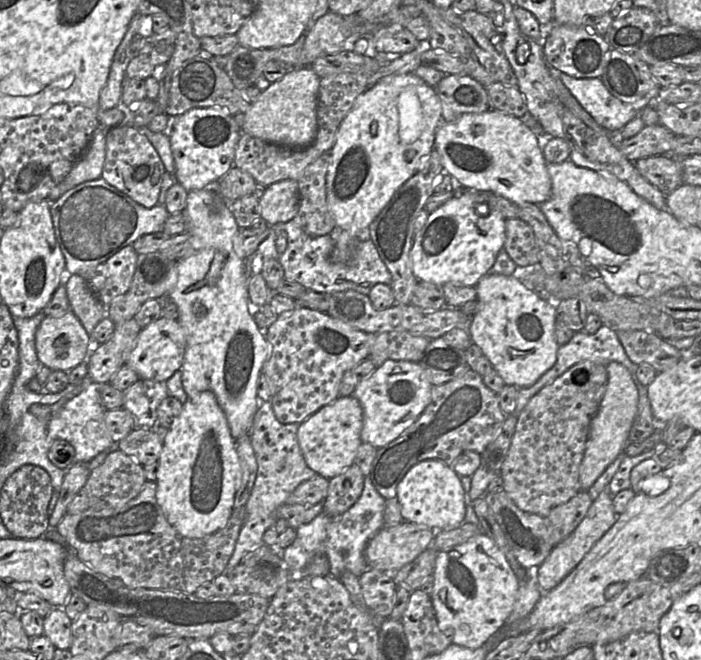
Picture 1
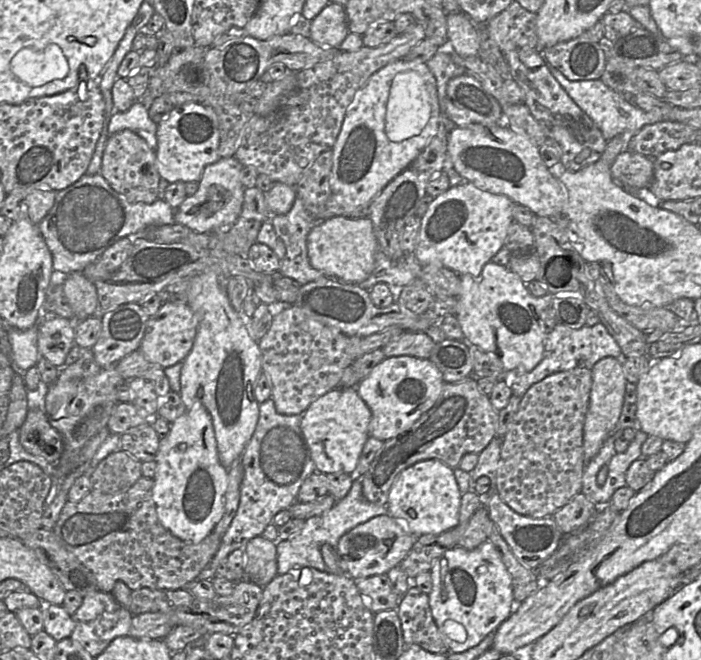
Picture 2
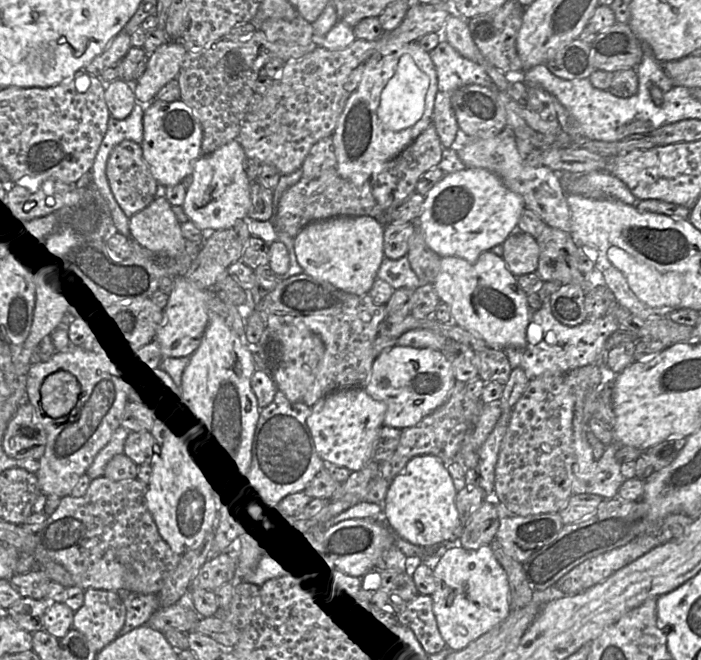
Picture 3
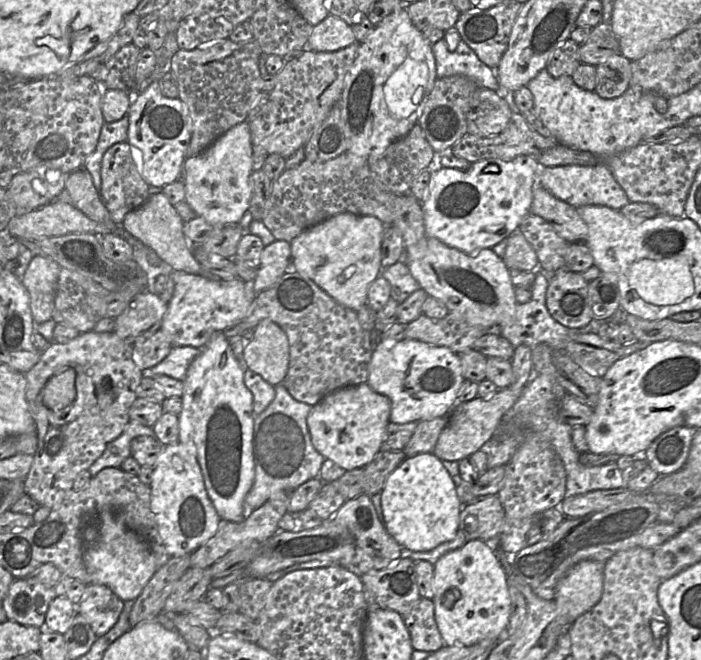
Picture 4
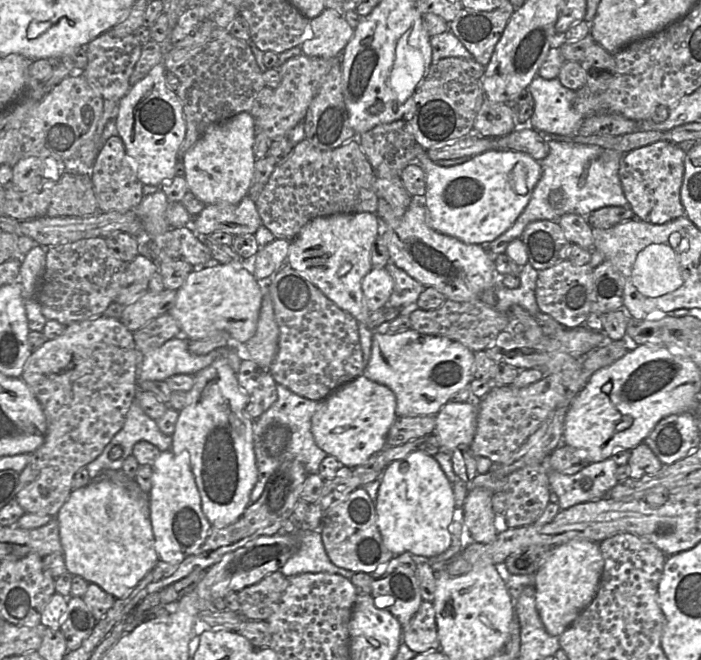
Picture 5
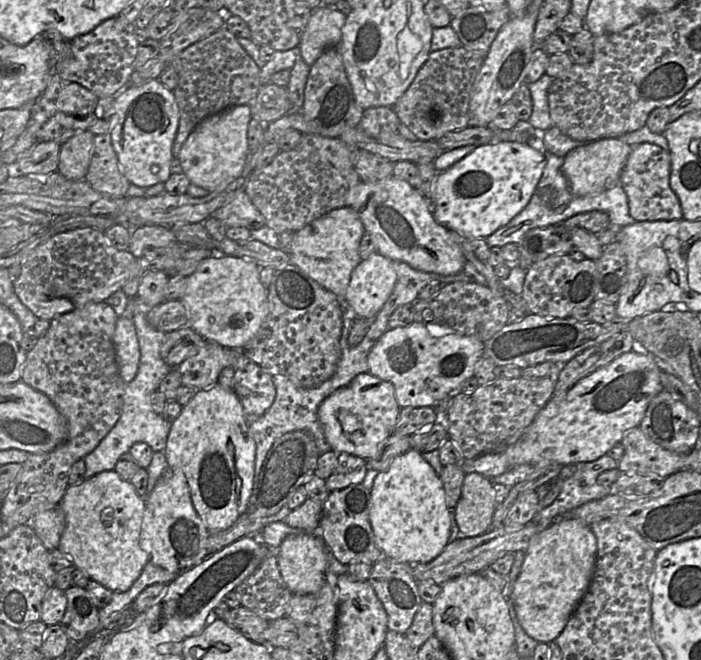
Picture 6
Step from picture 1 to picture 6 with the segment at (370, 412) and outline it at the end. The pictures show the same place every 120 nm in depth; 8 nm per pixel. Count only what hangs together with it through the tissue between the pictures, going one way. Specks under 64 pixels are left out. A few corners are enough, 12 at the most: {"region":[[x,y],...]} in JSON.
{"region":[[432,323],[387,329],[369,373],[400,408],[474,376],[484,342]]}

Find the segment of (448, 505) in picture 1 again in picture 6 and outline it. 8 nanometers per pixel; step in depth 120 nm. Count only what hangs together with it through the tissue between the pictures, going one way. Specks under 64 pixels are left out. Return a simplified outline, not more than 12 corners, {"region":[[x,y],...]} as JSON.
{"region":[[410,448],[377,474],[369,518],[385,558],[421,564],[451,533],[443,483]]}

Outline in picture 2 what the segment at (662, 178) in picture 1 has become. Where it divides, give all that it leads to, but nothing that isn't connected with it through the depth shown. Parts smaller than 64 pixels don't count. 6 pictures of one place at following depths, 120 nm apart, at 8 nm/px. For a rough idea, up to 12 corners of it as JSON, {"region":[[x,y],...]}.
{"region":[[625,151],[611,165],[628,189],[648,189],[654,158]]}

